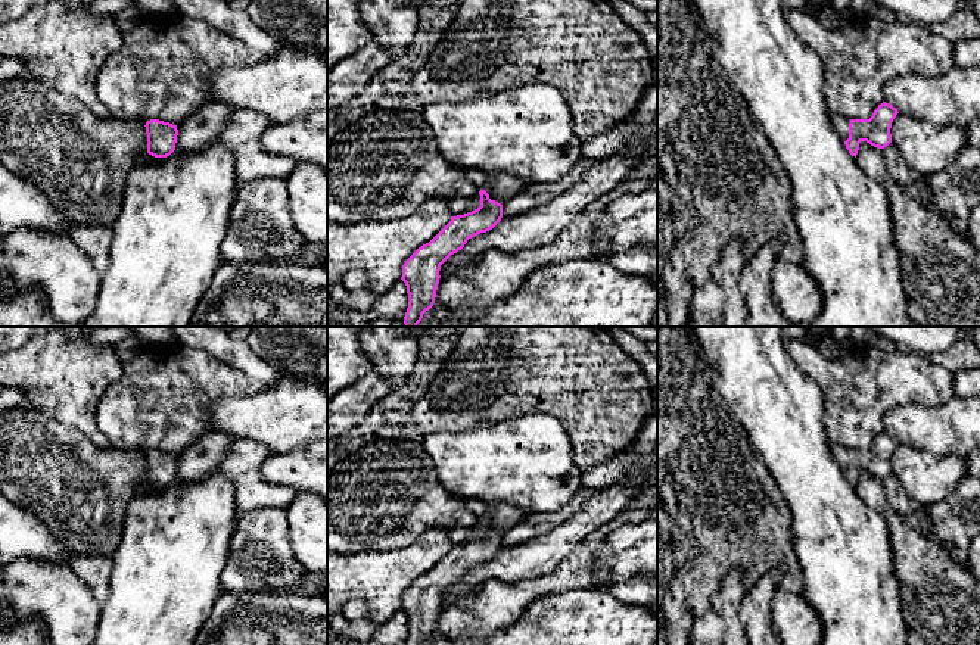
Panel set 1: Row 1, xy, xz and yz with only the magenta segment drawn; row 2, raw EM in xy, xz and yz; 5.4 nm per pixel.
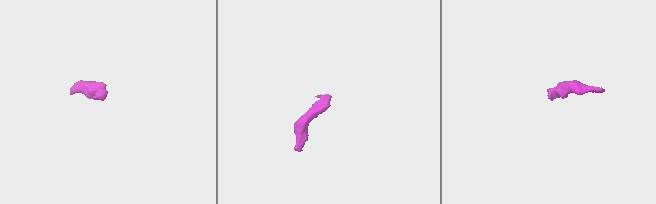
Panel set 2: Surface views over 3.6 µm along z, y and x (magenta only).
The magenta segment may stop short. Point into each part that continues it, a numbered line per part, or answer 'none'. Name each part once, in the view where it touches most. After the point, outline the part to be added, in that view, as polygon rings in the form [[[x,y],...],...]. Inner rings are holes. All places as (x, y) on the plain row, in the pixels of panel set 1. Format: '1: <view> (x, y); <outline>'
1: yz (840, 452); [[[831,445],[831,451],[833,451],[833,455],[834,455],[836,461],[839,462],[840,468],[843,471],[846,471],[849,468],[850,449],[844,448],[841,445]]]

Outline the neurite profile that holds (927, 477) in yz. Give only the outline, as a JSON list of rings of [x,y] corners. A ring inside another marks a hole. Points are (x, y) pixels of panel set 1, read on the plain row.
[[[897,443],[890,458],[892,473],[918,505],[940,502],[967,474],[964,457],[940,457]]]

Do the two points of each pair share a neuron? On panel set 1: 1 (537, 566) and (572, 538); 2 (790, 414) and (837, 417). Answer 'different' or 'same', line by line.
1: same
2: different

